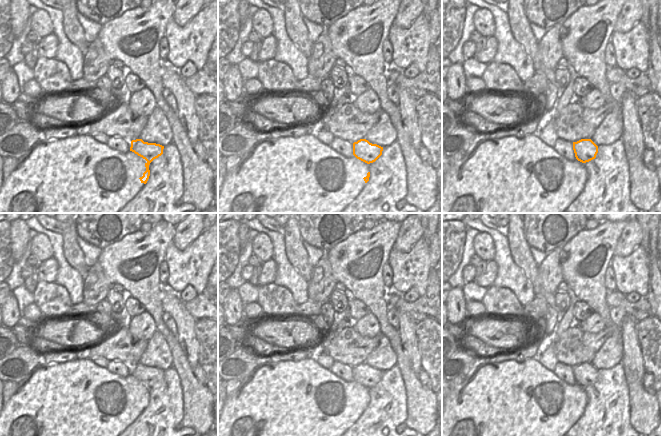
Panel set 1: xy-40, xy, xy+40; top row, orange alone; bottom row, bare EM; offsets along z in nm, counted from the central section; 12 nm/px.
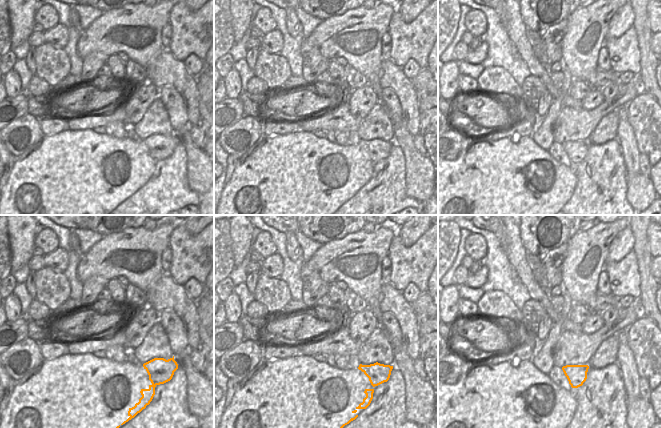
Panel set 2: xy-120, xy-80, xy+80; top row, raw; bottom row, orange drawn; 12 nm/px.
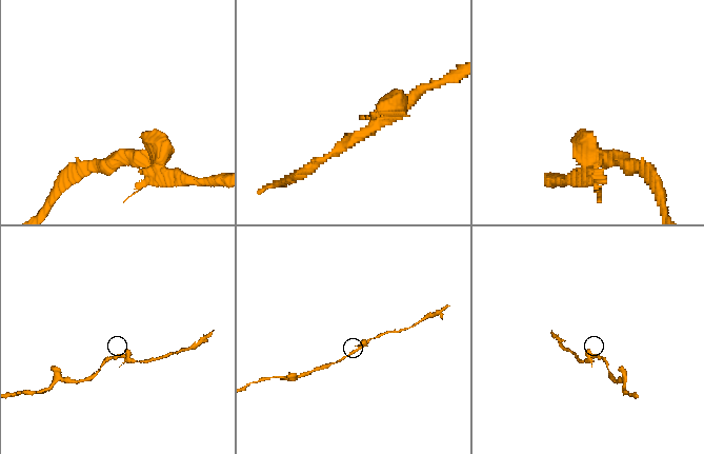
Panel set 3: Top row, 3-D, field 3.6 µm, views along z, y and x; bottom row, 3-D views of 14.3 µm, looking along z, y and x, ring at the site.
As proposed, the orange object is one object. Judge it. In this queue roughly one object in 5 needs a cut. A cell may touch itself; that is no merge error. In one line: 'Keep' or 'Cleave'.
Cleave.

